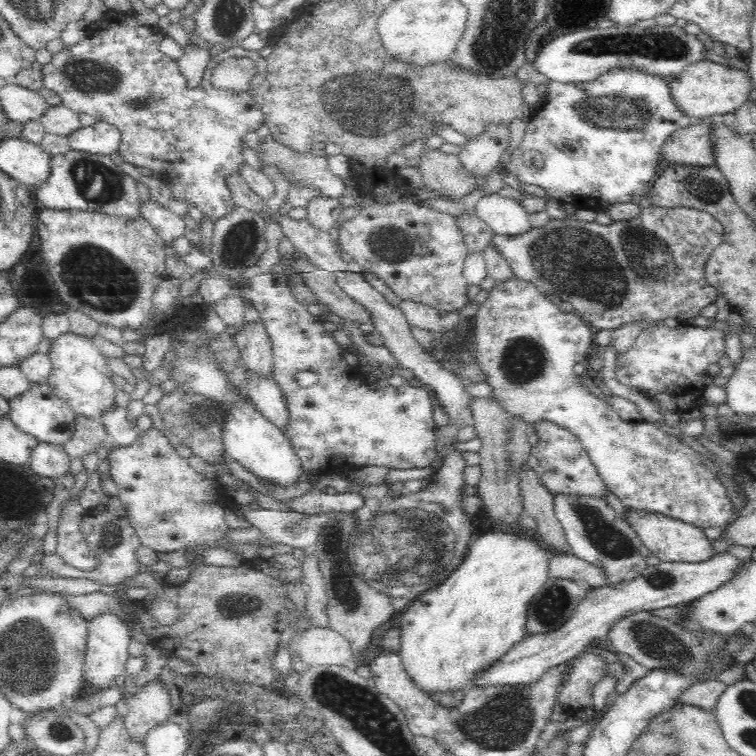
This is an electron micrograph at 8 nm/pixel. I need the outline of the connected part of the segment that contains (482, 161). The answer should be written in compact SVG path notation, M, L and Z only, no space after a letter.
M509 122L487 123L480 130L480 134L468 139L457 156L468 171L476 175L488 176L500 165L500 158L510 144L510 136Z

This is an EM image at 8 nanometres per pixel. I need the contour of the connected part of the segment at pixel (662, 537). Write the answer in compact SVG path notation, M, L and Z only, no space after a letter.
M626 512L630 526L635 529L641 542L662 561L666 562L704 562L718 552L713 540L708 539L704 529L682 521L672 520L662 515L634 515Z

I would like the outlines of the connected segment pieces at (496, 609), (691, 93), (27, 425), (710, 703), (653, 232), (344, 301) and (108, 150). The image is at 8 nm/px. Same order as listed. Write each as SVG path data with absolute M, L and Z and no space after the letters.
M492 531L472 541L462 564L442 584L410 602L401 612L401 652L403 672L414 689L424 697L453 695L475 687L496 662L524 641L527 606L546 580L548 550L536 537Z
M712 61L688 65L680 76L666 80L666 85L676 109L692 122L720 119L725 114L733 113L746 101L752 88L748 72L729 69Z
M36 384L20 396L9 400L11 408L9 416L20 431L36 438L39 443L64 446L72 440L76 428L77 414L56 396L52 388L46 384Z
M715 679L694 683L679 695L677 702L682 705L696 706L709 713L714 713L718 699L723 692L726 692L727 688L728 684Z
M650 205L646 208L640 208L638 216L627 221L612 221L609 225L598 224L595 221L587 222L582 220L574 220L573 218L567 219L551 219L545 227L541 229L531 228L528 232L518 236L508 236L504 234L490 234L490 241L492 248L501 258L506 260L506 263L515 272L516 279L520 279L534 286L537 286L545 295L552 295L557 300L566 299L572 304L572 311L585 321L594 332L600 330L608 330L608 332L617 331L620 327L626 325L636 325L642 330L644 327L650 325L660 324L661 320L666 318L678 318L683 323L688 318L698 316L702 308L706 308L709 304L717 300L717 289L711 285L707 277L707 261L712 258L712 252L726 243L726 234L723 229L723 224L714 218L709 212L688 209L688 208L674 208L664 206Z
M292 254L282 258L299 262L299 267L291 270L298 270L302 273L306 284L315 292L318 301L330 306L342 318L347 318L356 324L373 324L375 326L372 313L366 310L365 306L358 304L353 298L350 298L340 288L334 272L313 267L306 261L300 261L295 257Z
M97 122L70 134L68 141L72 151L109 157L114 152L119 152L122 134L115 126Z

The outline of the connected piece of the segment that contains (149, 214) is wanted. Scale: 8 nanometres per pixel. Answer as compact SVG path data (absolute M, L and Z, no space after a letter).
M158 203L141 206L142 216L154 227L160 241L166 246L172 245L178 238L184 238L188 228L178 215Z

